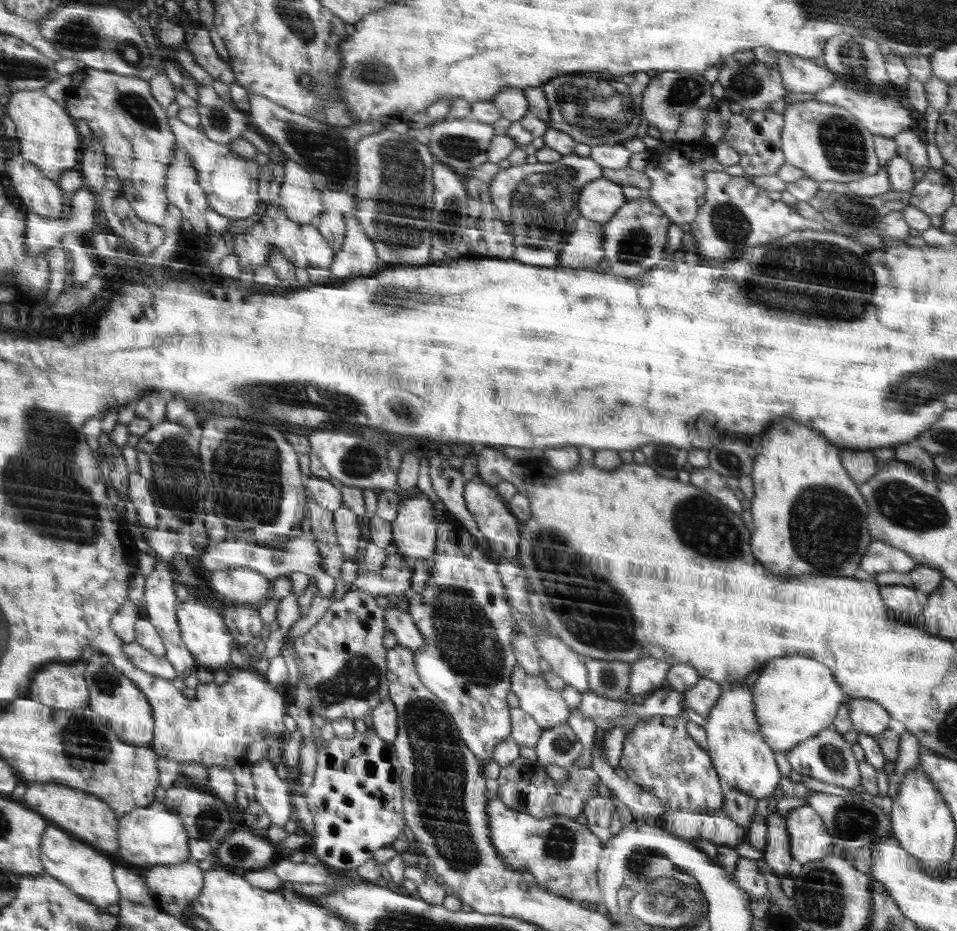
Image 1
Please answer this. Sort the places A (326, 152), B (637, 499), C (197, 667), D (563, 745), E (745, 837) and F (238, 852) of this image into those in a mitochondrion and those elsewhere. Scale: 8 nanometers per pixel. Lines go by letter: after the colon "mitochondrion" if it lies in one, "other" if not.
A: mitochondrion
B: other
C: other
D: mitochondrion
E: other
F: mitochondrion

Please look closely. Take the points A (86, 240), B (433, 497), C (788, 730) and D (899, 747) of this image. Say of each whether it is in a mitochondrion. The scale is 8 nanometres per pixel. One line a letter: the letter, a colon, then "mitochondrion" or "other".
A: other
B: other
C: other
D: other

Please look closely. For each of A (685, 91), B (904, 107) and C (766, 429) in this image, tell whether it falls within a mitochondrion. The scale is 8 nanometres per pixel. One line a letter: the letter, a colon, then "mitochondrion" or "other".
A: mitochondrion
B: other
C: other

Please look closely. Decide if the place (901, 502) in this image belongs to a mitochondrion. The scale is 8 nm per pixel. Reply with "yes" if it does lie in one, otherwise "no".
yes

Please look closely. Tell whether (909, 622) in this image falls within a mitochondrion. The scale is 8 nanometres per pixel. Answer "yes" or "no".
no

